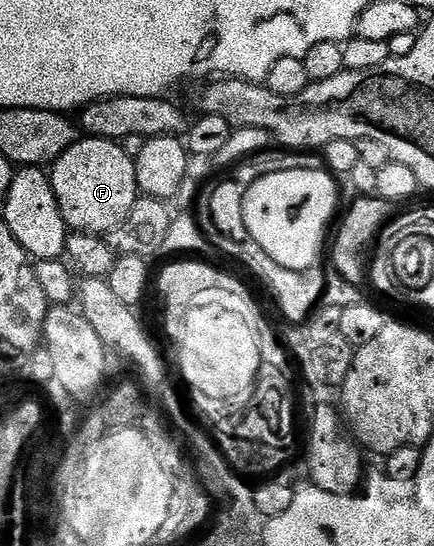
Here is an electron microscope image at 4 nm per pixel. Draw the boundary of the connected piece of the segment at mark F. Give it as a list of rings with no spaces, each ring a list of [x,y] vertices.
[[[79,137],[53,162],[48,173],[60,212],[74,232],[105,235],[132,212],[132,204],[140,197],[134,159],[117,141],[108,138]]]

